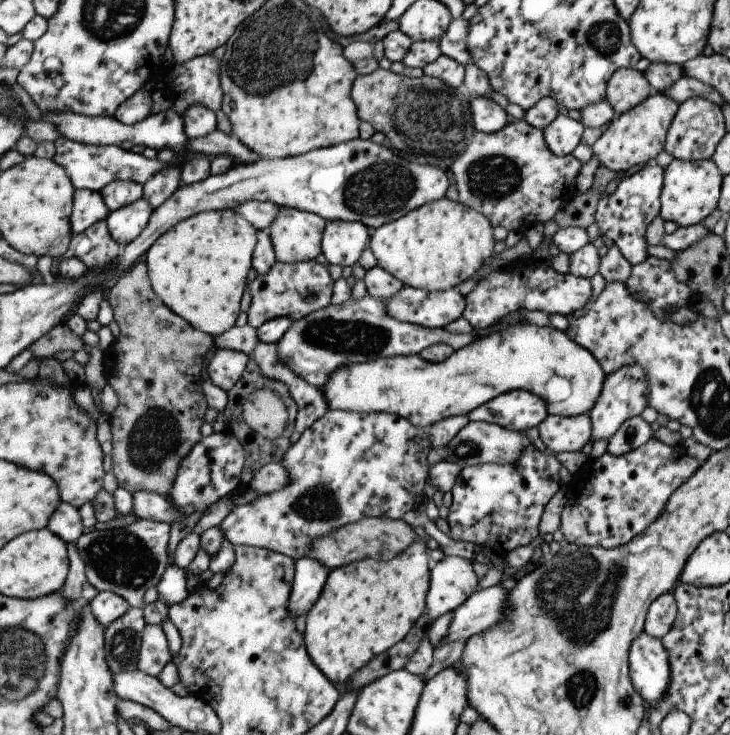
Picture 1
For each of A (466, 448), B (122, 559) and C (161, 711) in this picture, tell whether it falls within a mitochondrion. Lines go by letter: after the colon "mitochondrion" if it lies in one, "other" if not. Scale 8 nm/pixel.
A: mitochondrion
B: mitochondrion
C: other

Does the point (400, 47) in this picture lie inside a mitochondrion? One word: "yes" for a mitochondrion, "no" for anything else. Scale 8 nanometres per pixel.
no

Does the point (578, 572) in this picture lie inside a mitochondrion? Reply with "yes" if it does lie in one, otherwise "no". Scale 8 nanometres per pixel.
yes

